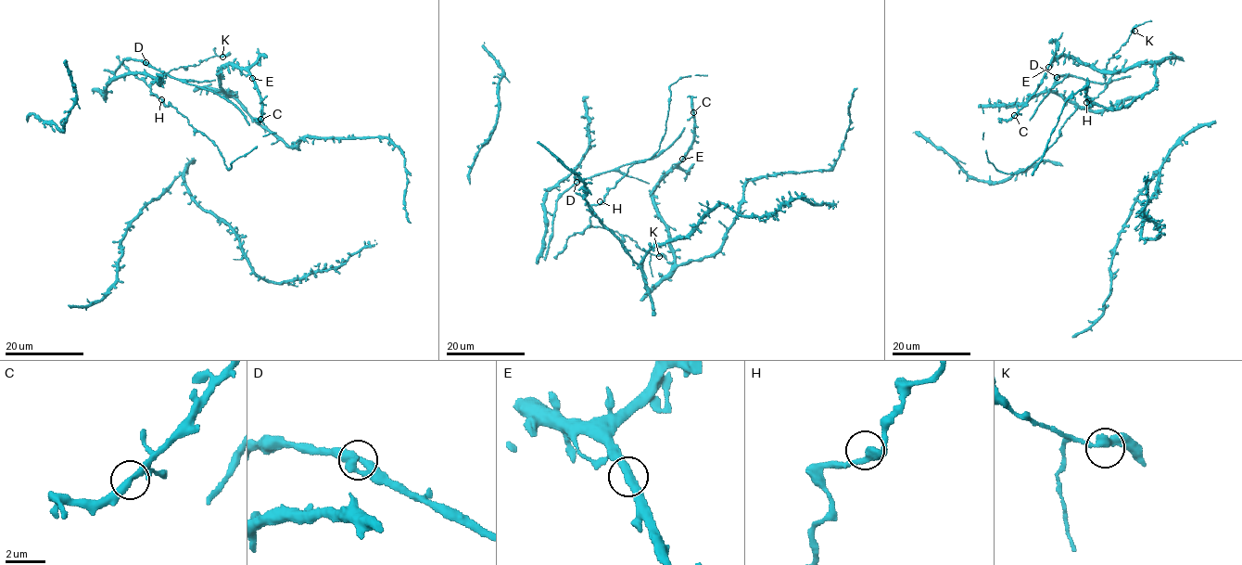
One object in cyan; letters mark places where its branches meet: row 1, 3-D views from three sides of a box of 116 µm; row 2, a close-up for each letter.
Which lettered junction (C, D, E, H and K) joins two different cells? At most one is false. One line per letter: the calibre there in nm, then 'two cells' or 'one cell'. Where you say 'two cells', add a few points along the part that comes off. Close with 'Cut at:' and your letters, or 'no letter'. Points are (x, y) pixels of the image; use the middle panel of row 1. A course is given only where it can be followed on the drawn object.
C: calibre 360 nm; one cell
D: calibre 360 nm; one cell
E: calibre 360 nm; one cell
H: calibre 400 nm; one cell
K: calibre 360 nm; one cell
Cut at: no letter

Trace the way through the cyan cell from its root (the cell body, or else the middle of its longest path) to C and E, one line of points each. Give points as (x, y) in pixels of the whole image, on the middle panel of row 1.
C: (660, 181), (690, 148), (696, 121), (692, 111)
E: (660, 181), (682, 159)

